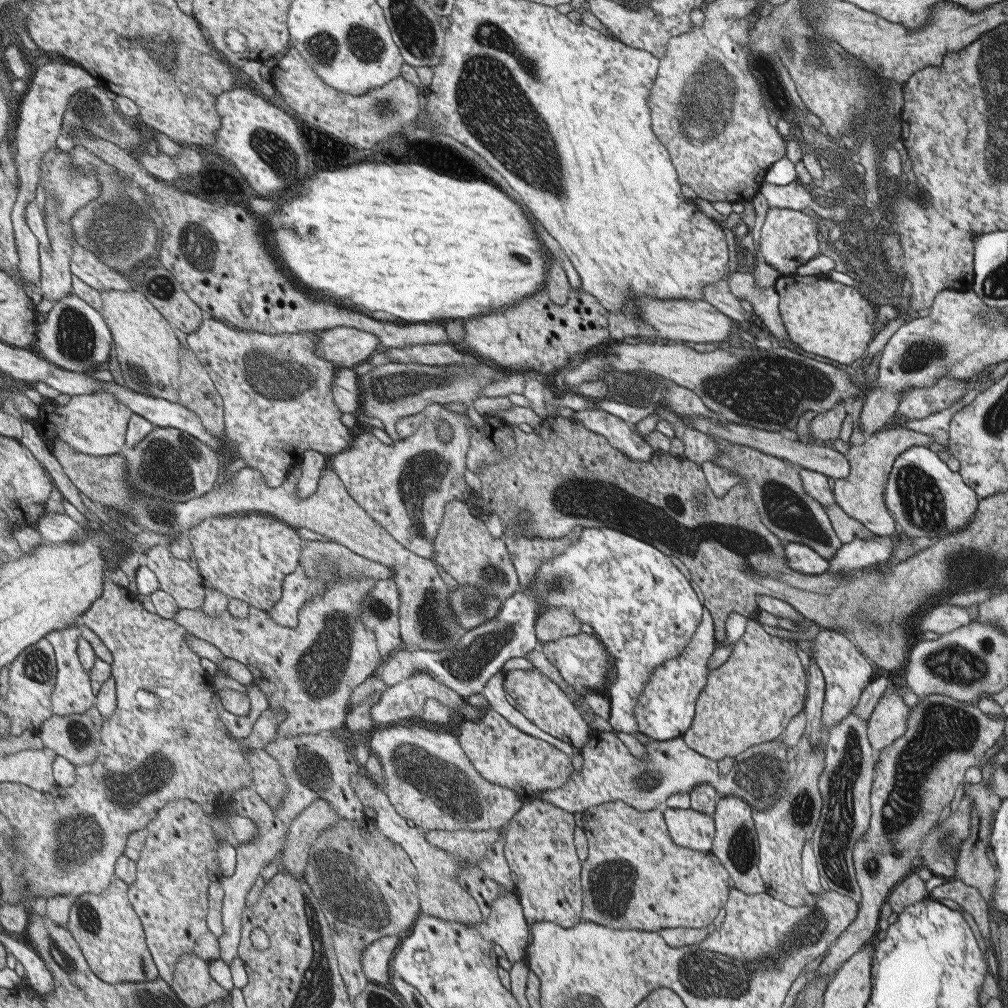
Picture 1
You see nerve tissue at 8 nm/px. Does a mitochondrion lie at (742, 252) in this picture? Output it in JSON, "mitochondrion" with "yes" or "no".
{"mitochondrion":"no"}

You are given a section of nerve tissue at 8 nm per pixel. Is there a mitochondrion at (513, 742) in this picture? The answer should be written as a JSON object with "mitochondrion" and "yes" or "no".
{"mitochondrion":"no"}

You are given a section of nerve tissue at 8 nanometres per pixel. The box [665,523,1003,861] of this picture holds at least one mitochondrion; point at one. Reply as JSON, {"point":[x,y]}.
{"point":[970,666]}

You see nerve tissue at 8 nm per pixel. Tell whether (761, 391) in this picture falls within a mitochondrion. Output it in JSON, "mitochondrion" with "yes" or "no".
{"mitochondrion":"yes"}

